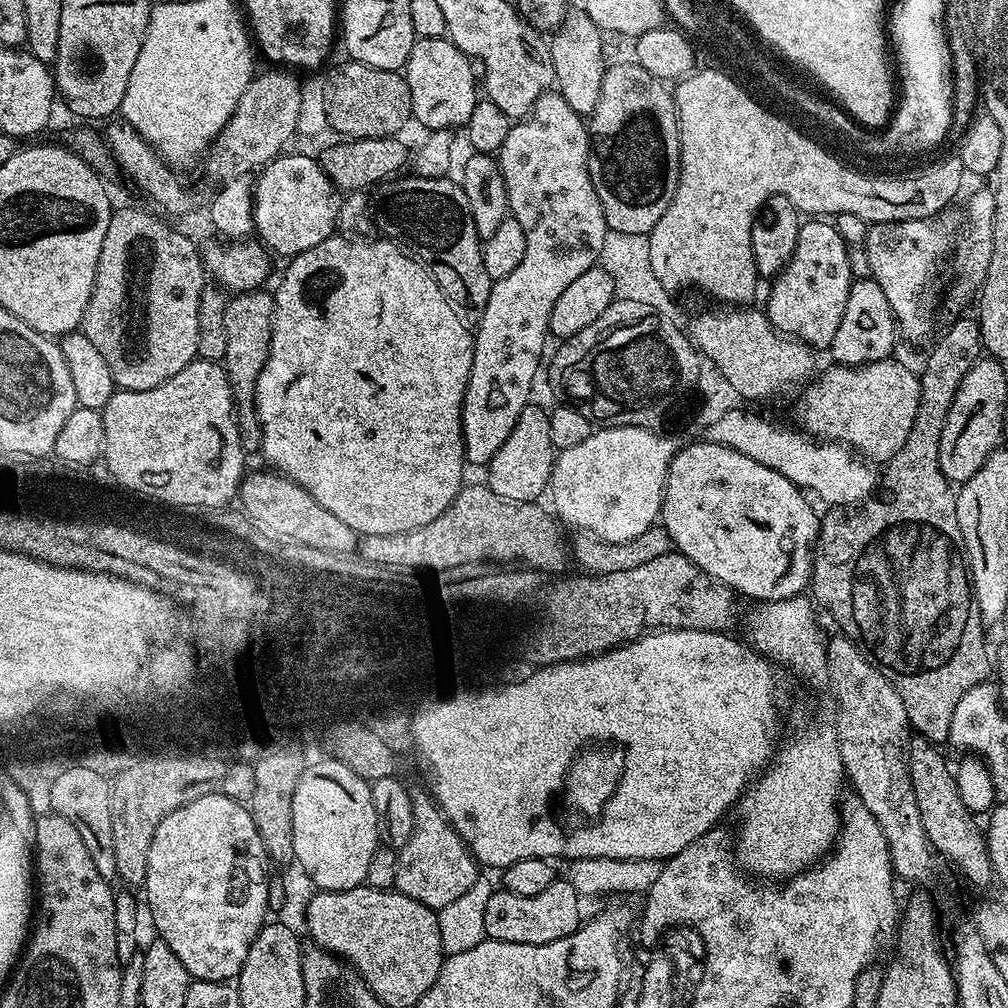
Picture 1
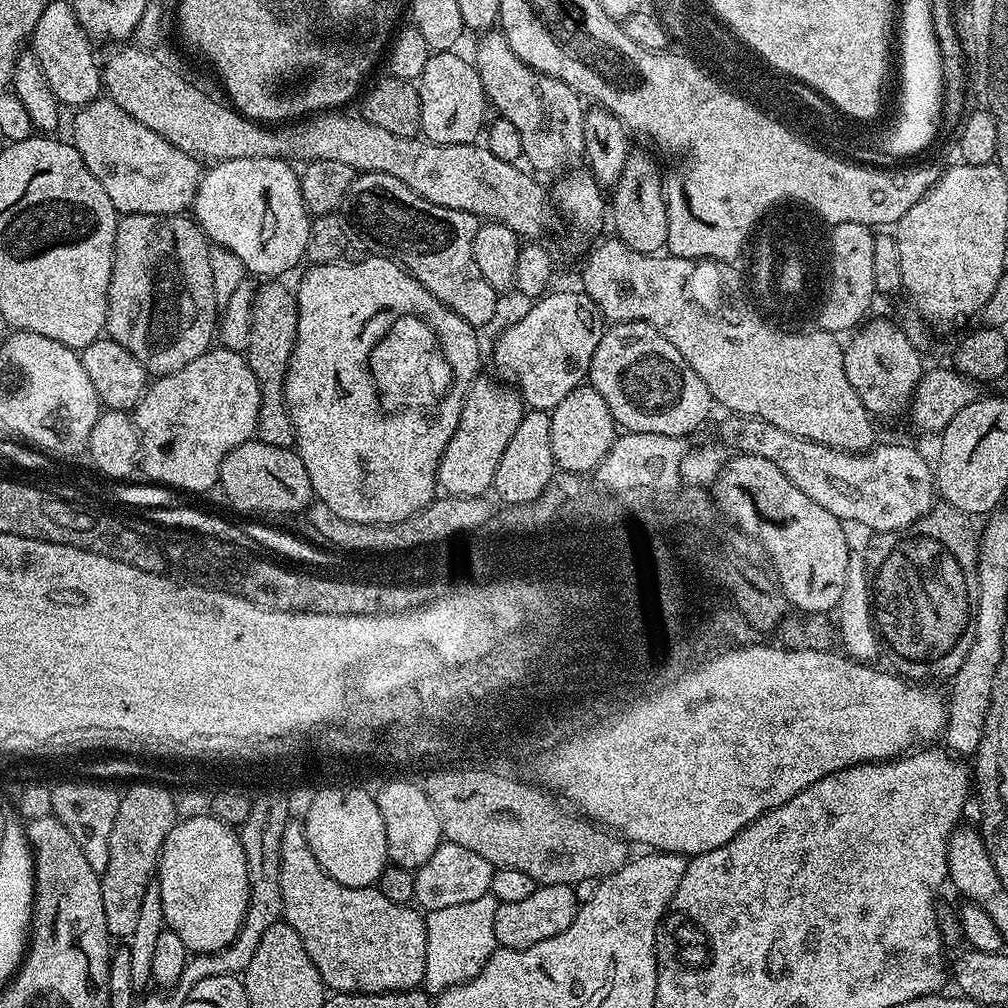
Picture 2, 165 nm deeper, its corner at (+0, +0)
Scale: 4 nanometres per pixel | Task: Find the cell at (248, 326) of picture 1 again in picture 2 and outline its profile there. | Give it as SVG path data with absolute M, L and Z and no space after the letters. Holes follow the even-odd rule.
M264 282L256 289L246 359L260 391L260 413L255 439L266 442L266 446L292 448L296 443L296 435L284 397L284 379L298 334L298 306L295 291L280 283L284 282Z

